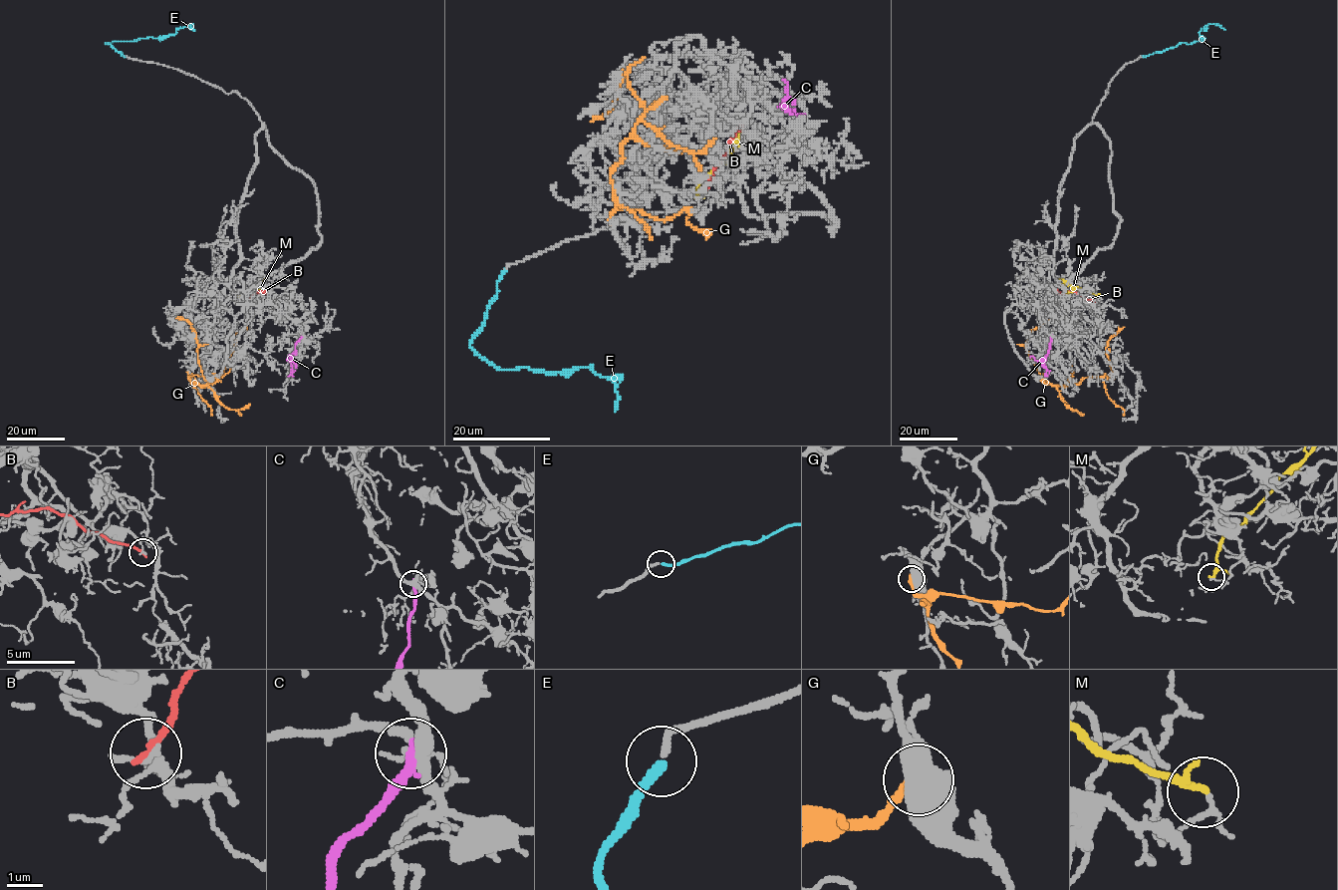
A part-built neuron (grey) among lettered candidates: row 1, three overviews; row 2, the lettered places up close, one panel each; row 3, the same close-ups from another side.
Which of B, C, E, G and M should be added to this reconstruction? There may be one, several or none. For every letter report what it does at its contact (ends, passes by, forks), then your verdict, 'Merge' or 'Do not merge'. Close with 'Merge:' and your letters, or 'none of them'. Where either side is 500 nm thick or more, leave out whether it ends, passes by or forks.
B: It ends there. Do not merge
C: It ends there. Do not merge
E: It ends there. Merge
G: Do not merge
M: It passes by. Do not merge
Merge: E

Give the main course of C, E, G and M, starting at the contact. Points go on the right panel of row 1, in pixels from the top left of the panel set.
C: (1050, 335), (1049, 350), (1042, 360), (1046, 377)
E: (1142, 56), (1180, 44), (1202, 41), (1199, 31), (1208, 24), (1218, 25), (1225, 30)
G: (1113, 371), (1085, 377), (1078, 384), (1053, 385), (1043, 380), (1025, 342), (1030, 331), (1055, 318)
M: (1099, 296), (1079, 287), (1073, 289), (1059, 278)

